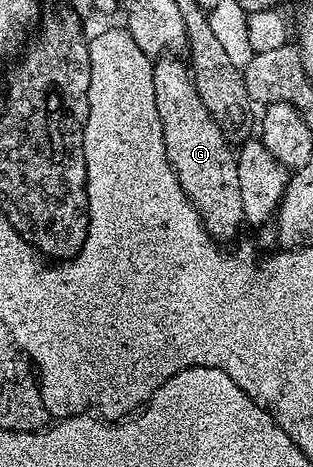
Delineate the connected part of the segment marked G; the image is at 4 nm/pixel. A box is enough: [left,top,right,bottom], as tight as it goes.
[152,59,245,242]

